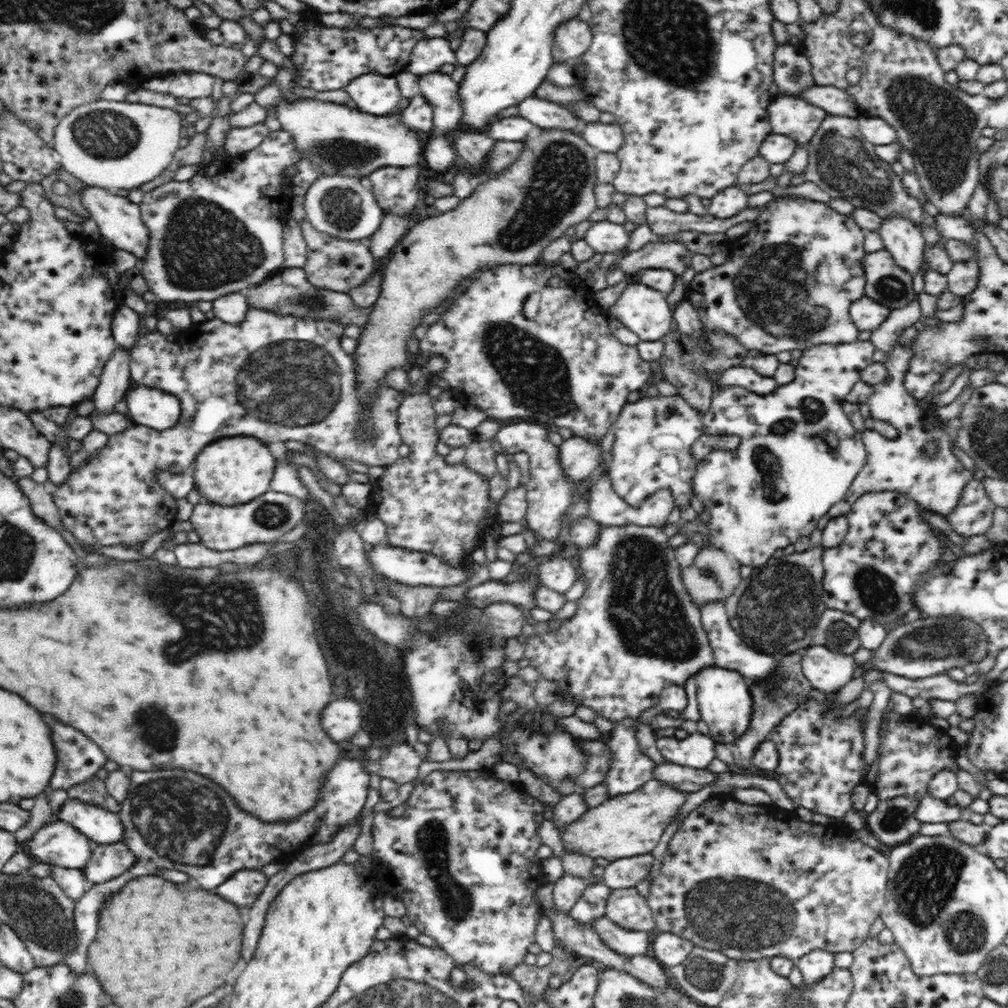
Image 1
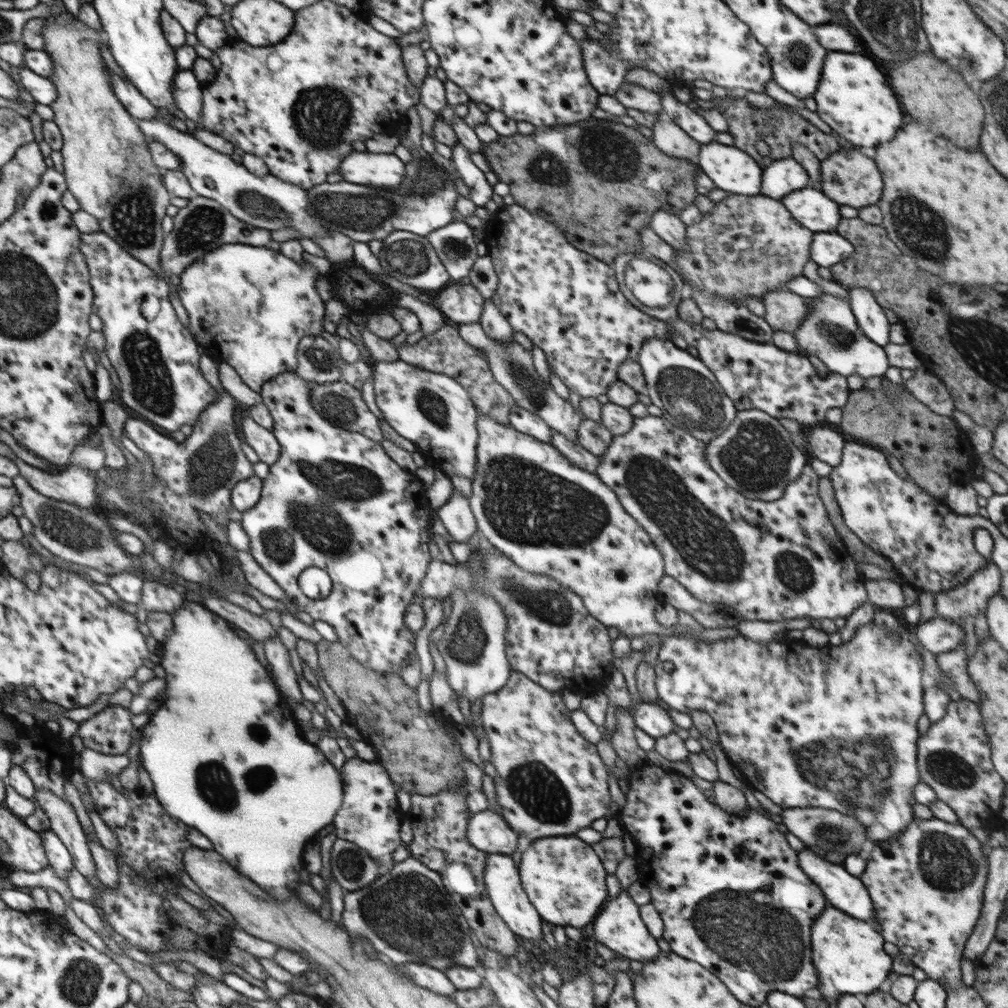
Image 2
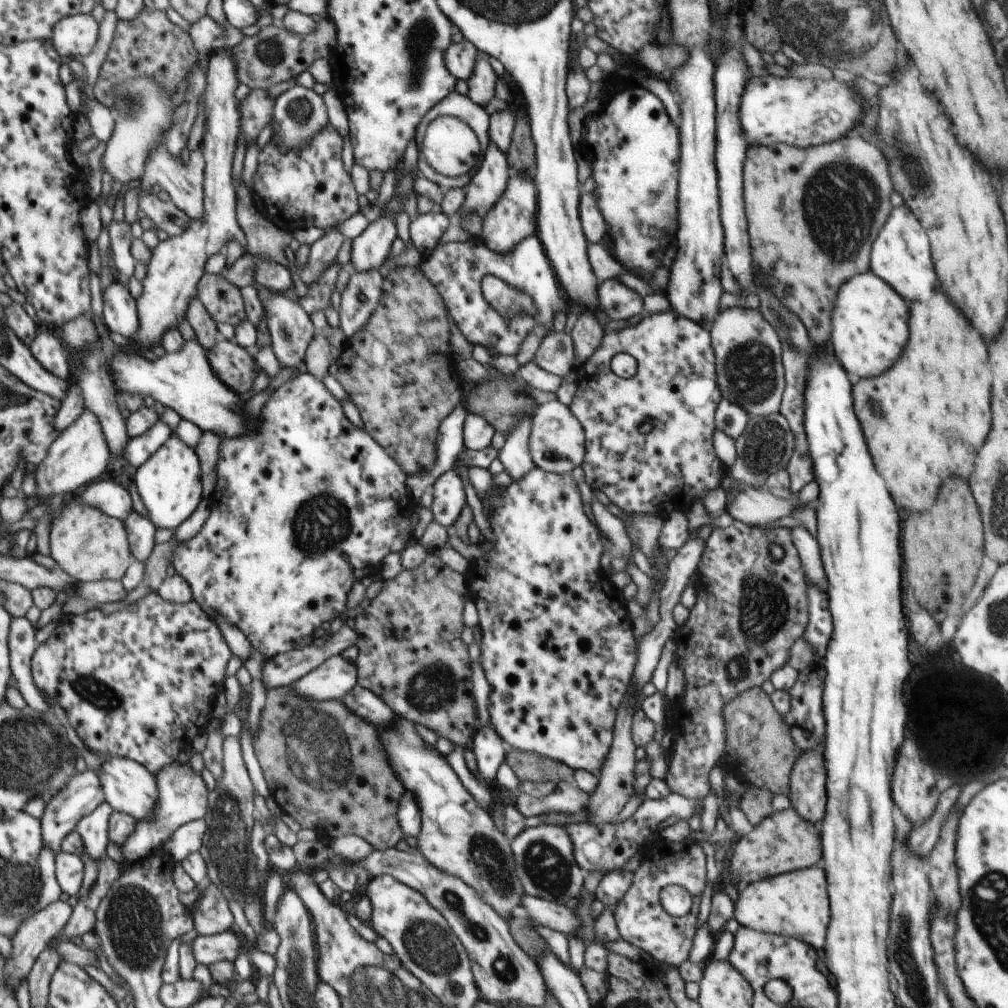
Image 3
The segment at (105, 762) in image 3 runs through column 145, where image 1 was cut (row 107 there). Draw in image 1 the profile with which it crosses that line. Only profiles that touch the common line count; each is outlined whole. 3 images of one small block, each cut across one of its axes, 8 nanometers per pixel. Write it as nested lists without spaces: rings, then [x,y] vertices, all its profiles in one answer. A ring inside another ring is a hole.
[[[794,95],[773,96],[768,106],[771,133],[790,136],[797,148],[810,144],[816,130],[822,126],[827,116],[828,113],[823,109]]]

